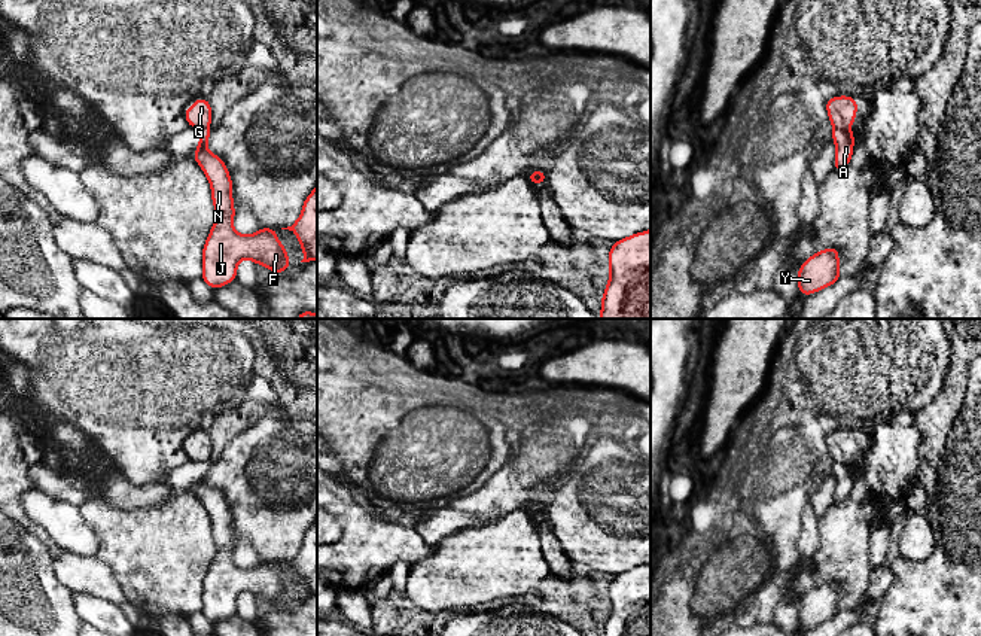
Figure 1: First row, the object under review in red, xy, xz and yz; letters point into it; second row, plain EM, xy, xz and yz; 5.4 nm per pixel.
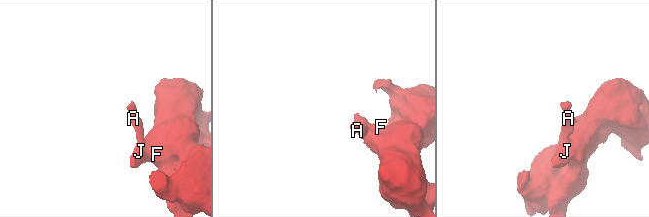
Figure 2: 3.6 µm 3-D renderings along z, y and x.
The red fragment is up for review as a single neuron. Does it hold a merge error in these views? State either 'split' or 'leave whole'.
split

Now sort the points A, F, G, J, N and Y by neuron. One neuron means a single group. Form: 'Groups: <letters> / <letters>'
Groups: A F J N Y / G

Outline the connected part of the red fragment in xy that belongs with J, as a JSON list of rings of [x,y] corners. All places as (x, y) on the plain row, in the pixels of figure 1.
[[[210,462],[201,463],[201,472],[192,490],[211,518],[213,539],[217,547],[202,582],[201,612],[213,624],[225,620],[235,614],[237,597],[244,591],[268,600],[271,606],[287,605],[290,594],[275,569],[275,562],[262,562],[253,569],[241,569],[234,563],[232,514],[223,493],[207,484],[210,468]]]

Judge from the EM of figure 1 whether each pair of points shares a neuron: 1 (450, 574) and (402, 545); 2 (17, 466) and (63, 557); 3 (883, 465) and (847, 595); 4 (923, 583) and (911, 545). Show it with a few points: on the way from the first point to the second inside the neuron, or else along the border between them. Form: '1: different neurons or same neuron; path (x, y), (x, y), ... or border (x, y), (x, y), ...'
1: different neurons; border (435, 545), (435, 551), (430, 556), (411, 566)
2: same neuron; path (15, 490), (15, 511), (40, 533)
3: same neuron; path (865, 498), (865, 505), (850, 522), (850, 562)
4: different neurons; border (934, 530), (934, 551), (928, 557), (899, 556)

